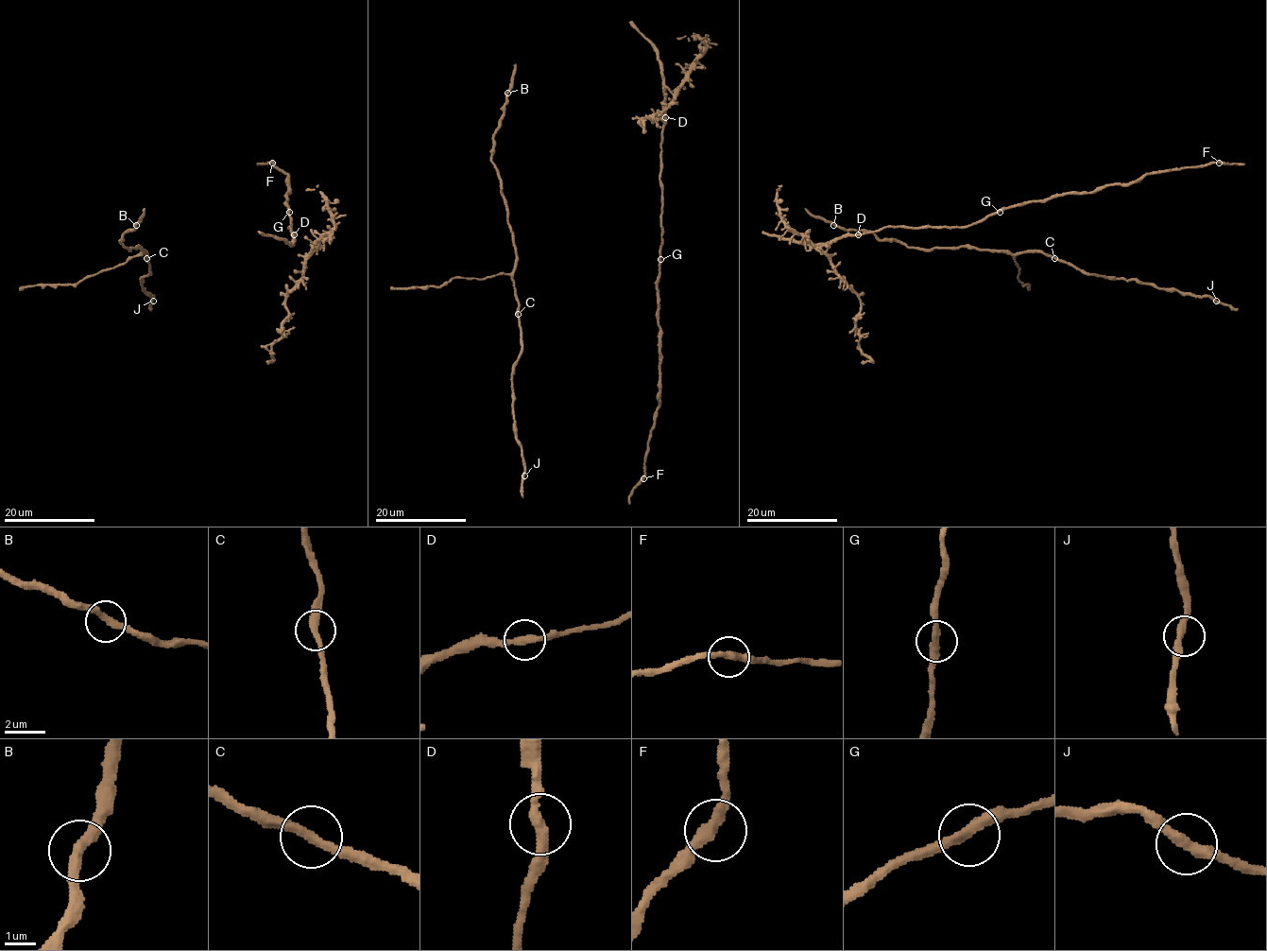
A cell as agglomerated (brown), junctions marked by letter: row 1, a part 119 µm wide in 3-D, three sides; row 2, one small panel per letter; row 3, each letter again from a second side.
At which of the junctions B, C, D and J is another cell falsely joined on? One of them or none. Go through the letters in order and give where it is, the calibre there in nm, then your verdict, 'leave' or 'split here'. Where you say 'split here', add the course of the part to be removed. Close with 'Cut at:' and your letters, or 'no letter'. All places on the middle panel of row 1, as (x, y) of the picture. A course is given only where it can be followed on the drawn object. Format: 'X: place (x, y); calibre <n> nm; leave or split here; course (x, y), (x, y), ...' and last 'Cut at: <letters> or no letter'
B: place (507, 93); calibre 340 nm; leave
C: place (518, 314); calibre 320 nm; leave
D: place (665, 117); calibre 320 nm; leave
J: place (524, 475); calibre 340 nm; leave
Cut at: no letter

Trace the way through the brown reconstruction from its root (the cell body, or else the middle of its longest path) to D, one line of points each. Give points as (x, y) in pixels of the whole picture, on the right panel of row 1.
D: (764, 232), (807, 244), (830, 244), (837, 238), (858, 234)

